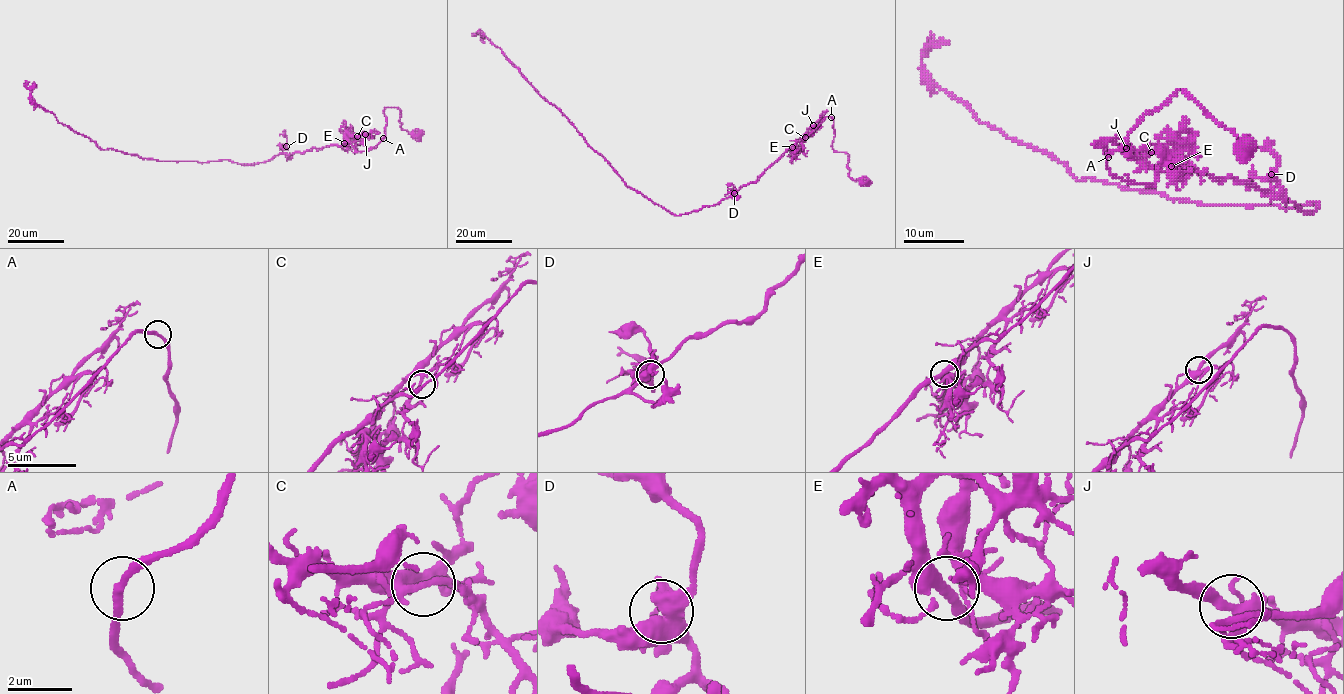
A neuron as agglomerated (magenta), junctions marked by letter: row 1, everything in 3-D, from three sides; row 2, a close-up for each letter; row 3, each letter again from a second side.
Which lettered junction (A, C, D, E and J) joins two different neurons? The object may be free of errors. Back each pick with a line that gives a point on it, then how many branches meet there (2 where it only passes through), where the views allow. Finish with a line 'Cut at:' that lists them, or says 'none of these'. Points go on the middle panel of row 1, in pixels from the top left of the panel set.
A: at (831, 117); 2 branches meet
Cut at: A

